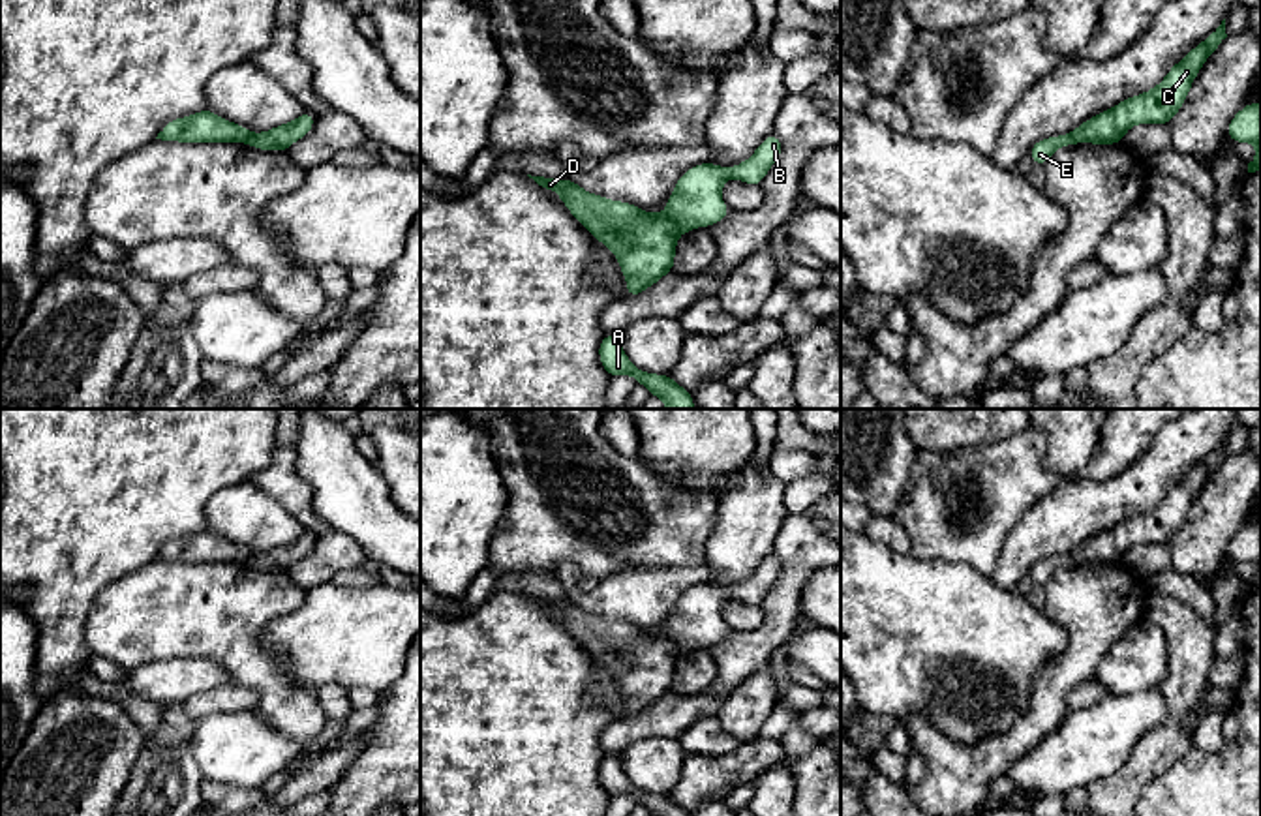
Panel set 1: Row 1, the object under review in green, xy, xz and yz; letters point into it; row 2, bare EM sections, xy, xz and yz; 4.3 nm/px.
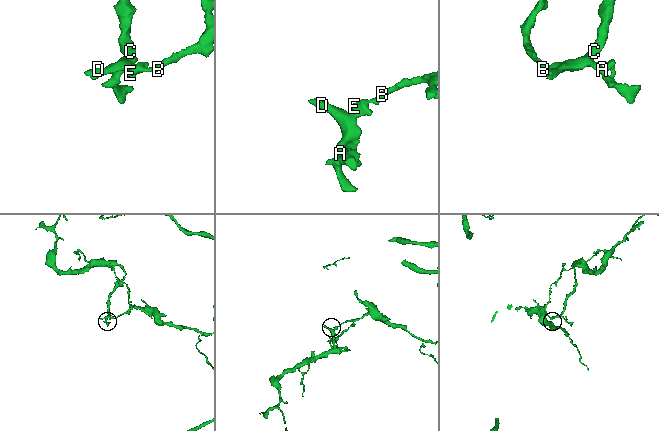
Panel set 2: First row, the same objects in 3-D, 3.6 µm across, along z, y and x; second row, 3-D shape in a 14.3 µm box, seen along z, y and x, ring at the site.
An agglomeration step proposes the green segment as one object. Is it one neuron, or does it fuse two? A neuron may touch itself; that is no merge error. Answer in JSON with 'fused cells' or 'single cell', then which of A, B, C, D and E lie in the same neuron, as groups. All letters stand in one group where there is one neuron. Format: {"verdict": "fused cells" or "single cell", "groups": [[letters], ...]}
{"verdict": "fused cells", "groups": [["A", "C", "D"], ["B", "E"]]}

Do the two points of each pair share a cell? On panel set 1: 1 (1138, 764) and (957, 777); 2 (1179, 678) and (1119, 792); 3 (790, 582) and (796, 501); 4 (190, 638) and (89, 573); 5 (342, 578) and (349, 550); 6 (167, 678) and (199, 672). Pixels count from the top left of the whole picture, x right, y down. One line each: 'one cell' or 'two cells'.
1: two cells
2: one cell
3: two cells
4: two cells
5: two cells
6: one cell

